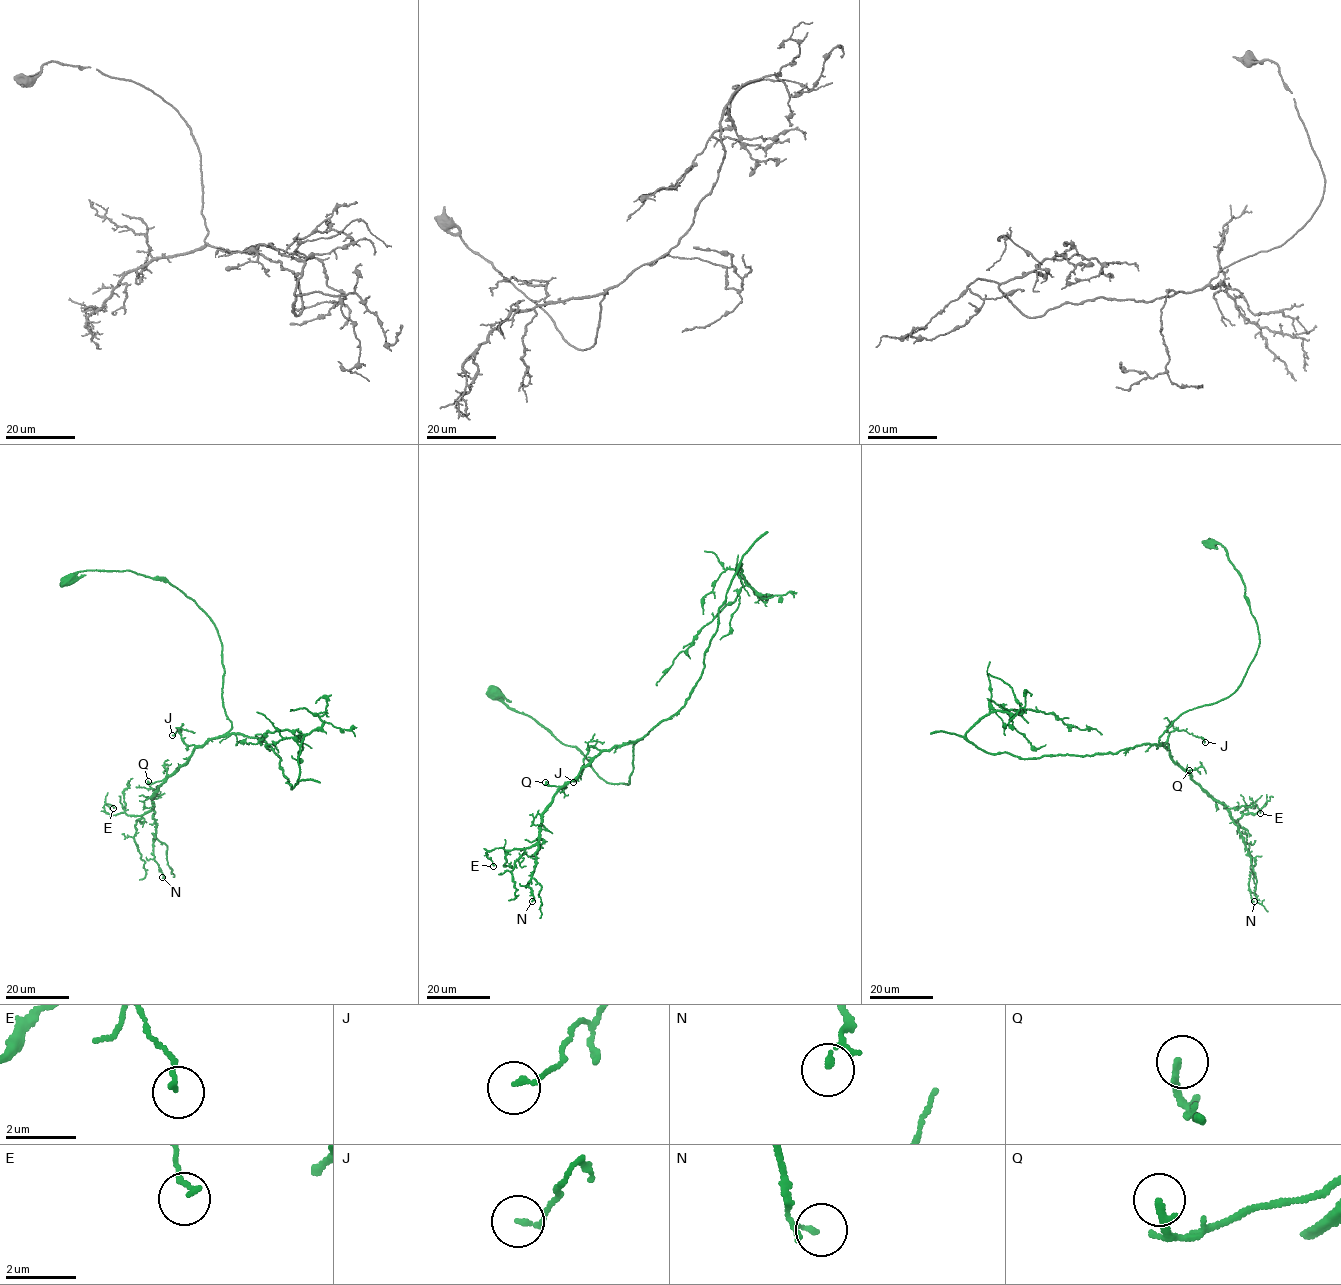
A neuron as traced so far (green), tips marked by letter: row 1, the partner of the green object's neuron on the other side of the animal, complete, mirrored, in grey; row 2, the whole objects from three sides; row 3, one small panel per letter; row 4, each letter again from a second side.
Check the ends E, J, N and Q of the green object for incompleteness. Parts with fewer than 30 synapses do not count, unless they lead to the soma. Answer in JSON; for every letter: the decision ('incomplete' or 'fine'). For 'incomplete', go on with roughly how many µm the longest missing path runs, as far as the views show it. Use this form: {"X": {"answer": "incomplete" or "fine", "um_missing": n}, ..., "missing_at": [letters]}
{"E": {"answer": "fine"}, "J": {"answer": "fine"}, "N": {"answer": "fine"}, "Q": {"answer": "fine"}, "missing_at": []}

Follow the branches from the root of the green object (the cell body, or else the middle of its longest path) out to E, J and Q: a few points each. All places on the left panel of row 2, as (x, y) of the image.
E: (67, 580), (127, 570), (166, 581), (221, 644), (231, 730), (194, 749), (152, 808), (104, 805), (113, 808)
J: (67, 580), (128, 570), (208, 615), (232, 728), (201, 745), (172, 735)
Q: (67, 580), (91, 570), (159, 579), (193, 601), (217, 630), (221, 697), (232, 728), (162, 780), (148, 781)

